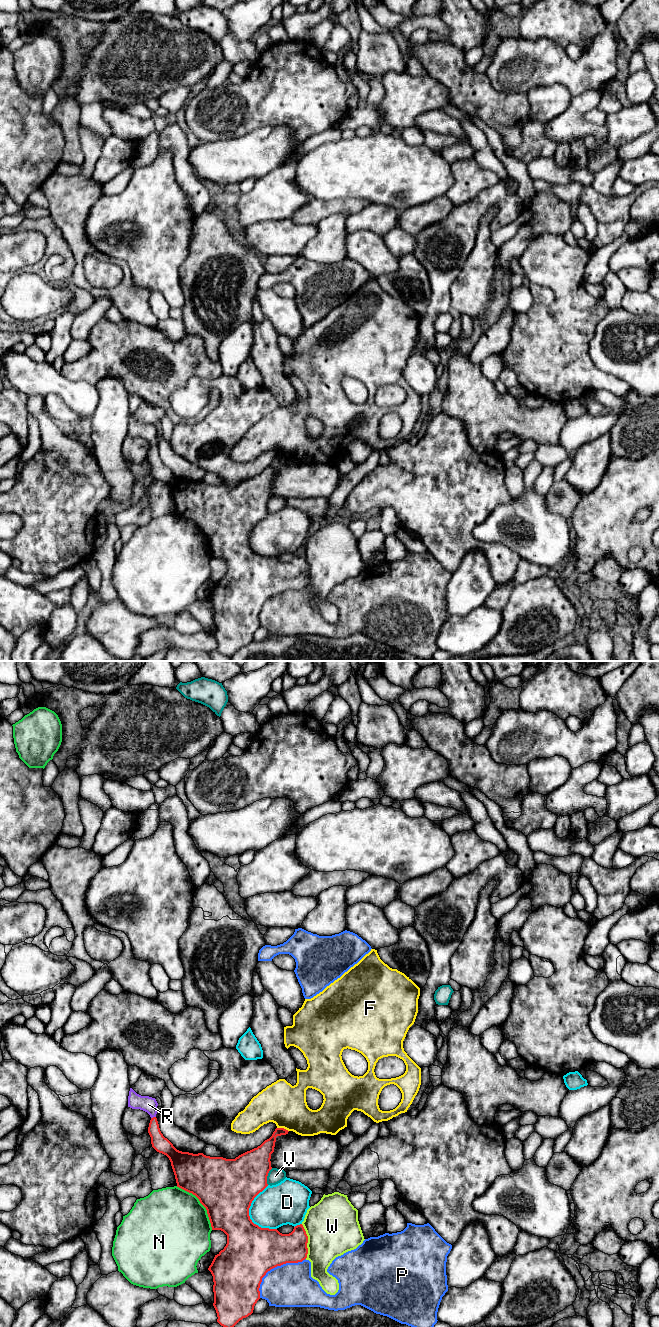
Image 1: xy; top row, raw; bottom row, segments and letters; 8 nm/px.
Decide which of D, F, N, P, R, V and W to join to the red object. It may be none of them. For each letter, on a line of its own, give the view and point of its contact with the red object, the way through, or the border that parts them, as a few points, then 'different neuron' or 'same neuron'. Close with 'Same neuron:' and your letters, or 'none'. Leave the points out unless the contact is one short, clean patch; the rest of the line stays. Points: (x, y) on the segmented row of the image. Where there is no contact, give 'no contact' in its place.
D: meets red in xy at (248, 1215); different neuron
F: meets red in xy at (283, 1128); different neuron
N: meets red in xy at (200, 1202); different neuron
P: meets red in xy at (273, 1267); different neuron
R: meets red in xy at (153, 1117); runs through xy (161, 1144), (153, 1129), (153, 1117), (152, 1110), (148, 1104); same neuron
V: meets red in xy at (267, 1175); different neuron
W: meets red in xy at (307, 1241); different neuron
Same neuron: R

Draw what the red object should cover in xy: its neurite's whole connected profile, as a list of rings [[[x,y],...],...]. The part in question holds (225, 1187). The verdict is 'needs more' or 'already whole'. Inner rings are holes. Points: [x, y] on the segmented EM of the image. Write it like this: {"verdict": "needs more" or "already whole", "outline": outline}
{"verdict": "needs more", "outline": [[[130,1088],[128,1107],[143,1110],[150,1115],[148,1133],[152,1147],[169,1158],[177,1187],[199,1199],[207,1210],[212,1230],[221,1230],[227,1235],[226,1246],[215,1255],[208,1270],[213,1276],[213,1306],[217,1313],[217,1322],[223,1327],[234,1327],[253,1313],[254,1306],[260,1299],[262,1278],[268,1271],[286,1263],[302,1262],[307,1258],[308,1236],[302,1224],[295,1226],[291,1233],[282,1234],[277,1229],[259,1227],[249,1216],[252,1201],[268,1186],[267,1176],[272,1169],[270,1159],[276,1137],[286,1135],[289,1131],[276,1128],[272,1136],[260,1146],[235,1159],[182,1152],[161,1133],[156,1118],[157,1106],[155,1098],[141,1096]]]}

